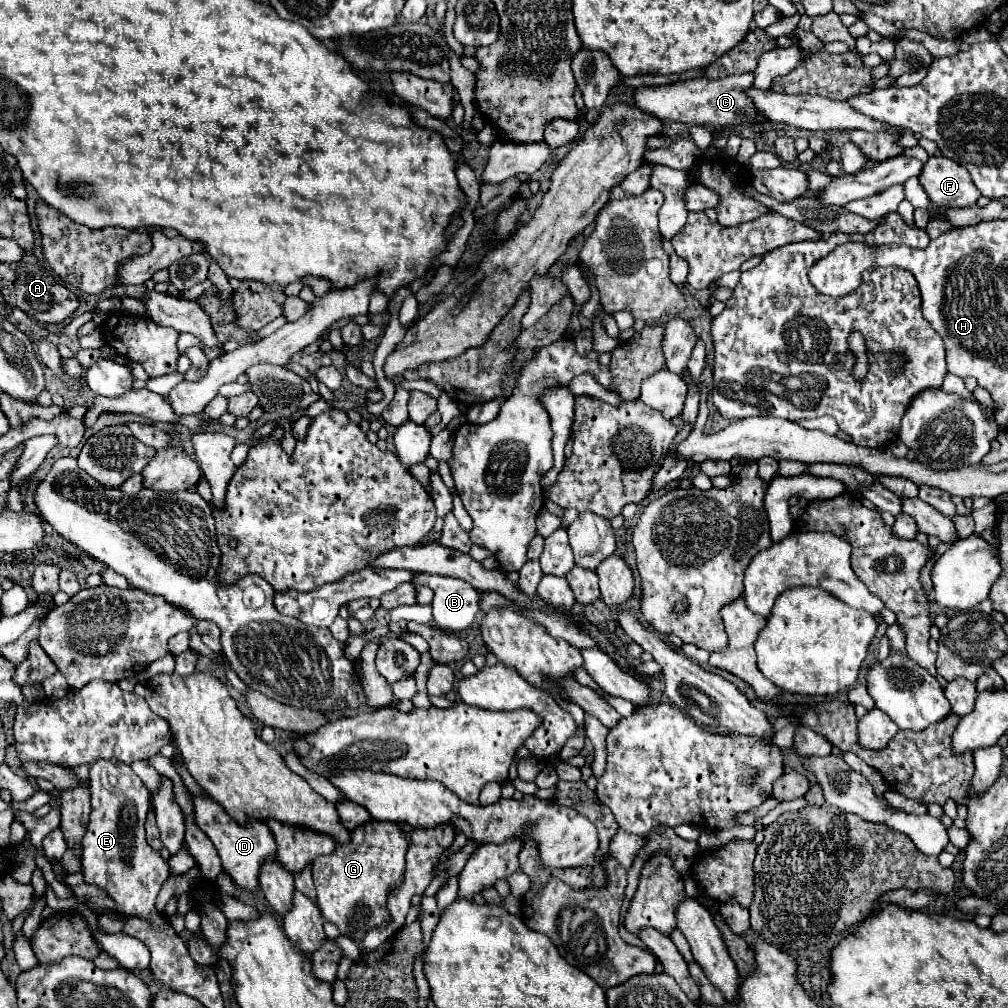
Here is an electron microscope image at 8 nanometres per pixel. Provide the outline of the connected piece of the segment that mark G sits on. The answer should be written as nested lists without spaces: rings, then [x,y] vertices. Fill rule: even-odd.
[[[370,819],[366,825],[352,831],[346,845],[338,845],[330,855],[316,857],[312,861],[312,877],[318,891],[316,903],[324,919],[332,921],[342,935],[356,943],[362,941],[370,929],[386,925],[390,921],[390,913],[386,909],[388,891],[402,883],[406,849],[408,841],[400,825]]]

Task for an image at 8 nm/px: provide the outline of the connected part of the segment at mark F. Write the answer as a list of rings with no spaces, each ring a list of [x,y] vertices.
[[[934,155],[926,161],[920,183],[936,207],[972,207],[980,197],[970,173],[942,155]]]

